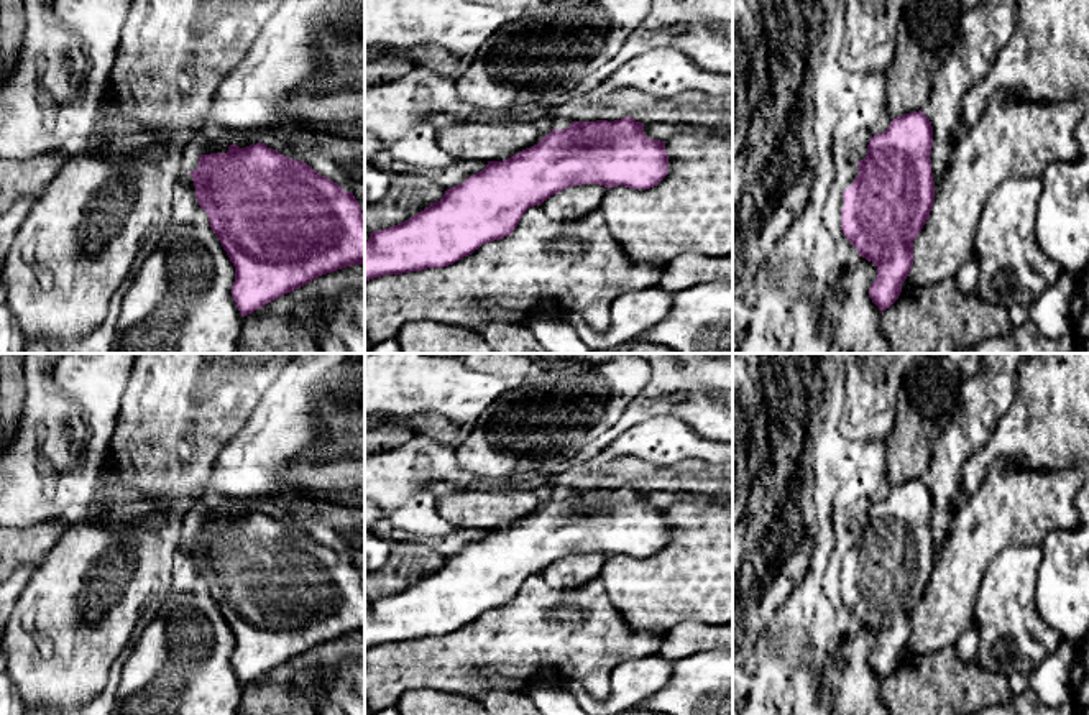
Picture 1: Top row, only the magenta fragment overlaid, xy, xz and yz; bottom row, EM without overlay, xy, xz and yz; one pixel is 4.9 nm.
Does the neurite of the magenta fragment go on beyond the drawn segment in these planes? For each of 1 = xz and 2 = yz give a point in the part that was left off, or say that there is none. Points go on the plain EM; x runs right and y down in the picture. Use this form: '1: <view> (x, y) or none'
1: none
2: none

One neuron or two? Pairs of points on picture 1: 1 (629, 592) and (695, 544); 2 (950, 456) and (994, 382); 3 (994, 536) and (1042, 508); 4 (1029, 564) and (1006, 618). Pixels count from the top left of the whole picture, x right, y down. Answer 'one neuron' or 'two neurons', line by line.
1: one neuron
2: one neuron
3: one neuron
4: one neuron

